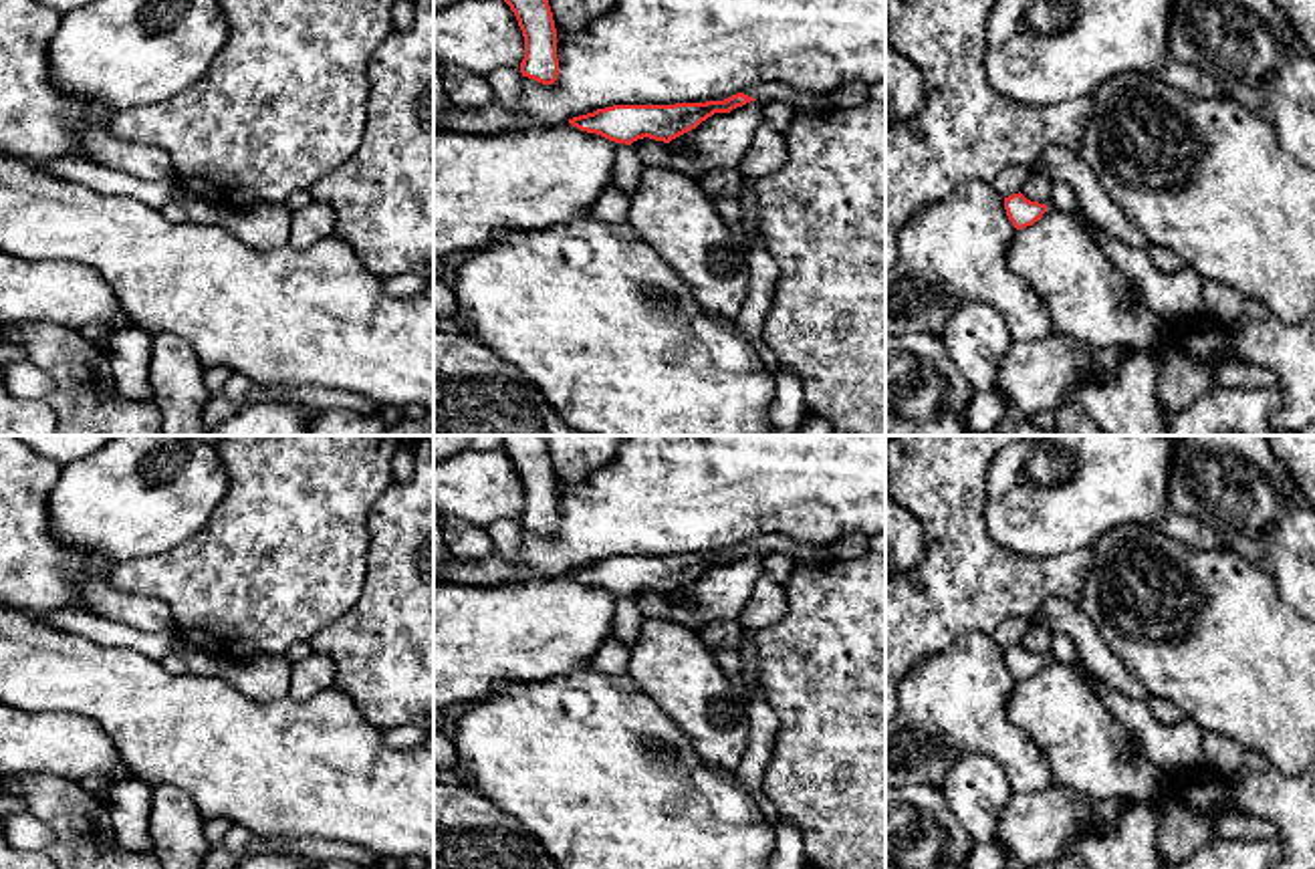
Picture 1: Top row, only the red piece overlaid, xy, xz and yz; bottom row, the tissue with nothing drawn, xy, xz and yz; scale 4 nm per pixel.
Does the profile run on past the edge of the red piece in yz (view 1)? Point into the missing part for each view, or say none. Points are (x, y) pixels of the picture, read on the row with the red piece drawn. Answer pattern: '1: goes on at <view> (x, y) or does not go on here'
1: does not go on here

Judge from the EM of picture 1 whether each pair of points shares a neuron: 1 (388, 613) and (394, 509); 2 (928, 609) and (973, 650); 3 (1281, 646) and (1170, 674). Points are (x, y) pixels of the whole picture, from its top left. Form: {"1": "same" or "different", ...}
{"1": "same", "2": "different", "3": "same"}

